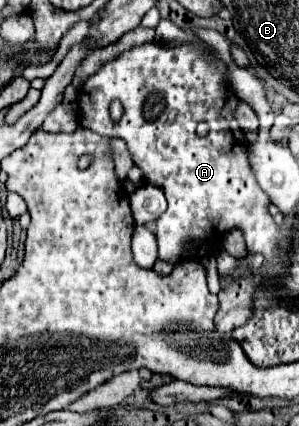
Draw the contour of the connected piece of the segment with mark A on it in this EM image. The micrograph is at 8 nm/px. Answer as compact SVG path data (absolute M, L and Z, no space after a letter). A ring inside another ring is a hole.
M148 42L148 44L142 44L142 46L134 46L134 48L126 50L126 52L122 52L118 58L106 62L94 76L90 76L90 78L84 82L84 86L82 86L82 90L80 90L80 96L78 96L80 126L90 128L90 130L94 130L94 132L98 132L98 134L104 134L104 136L114 136L114 138L126 140L128 150L130 150L130 154L132 154L132 158L134 158L134 164L142 168L144 178L146 178L150 184L162 188L164 194L166 194L168 208L166 208L166 212L156 220L158 258L164 260L164 262L170 262L170 264L178 266L180 262L186 260L186 250L190 248L190 244L196 244L196 242L200 242L200 244L220 244L220 242L224 240L226 232L230 232L230 230L240 230L240 232L244 234L248 252L252 252L252 254L262 254L264 260L280 260L280 256L282 256L280 228L278 228L278 224L274 222L272 214L268 212L270 198L264 196L264 192L260 190L260 186L258 186L258 182L256 182L256 178L254 178L254 174L252 174L252 170L250 170L250 166L248 166L246 144L240 142L240 140L244 140L244 134L242 134L242 130L240 130L240 126L236 124L234 114L232 114L234 108L236 108L236 104L238 104L238 98L236 98L236 94L234 94L232 88L230 88L230 80L228 80L228 74L226 74L226 66L224 66L222 60L218 58L216 50L204 43L182 44L174 48L168 48L166 46L164 48L164 46L154 44L154 42ZM112 100L120 100L122 106L124 106L124 114L122 114L122 118L120 118L118 122L108 120L108 108L110 108L110 102L112 102ZM198 120L204 120L204 122L208 122L208 124L212 126L212 132L208 132L208 136L204 136L204 138L200 138L200 136L196 134L196 124L198 124Z

